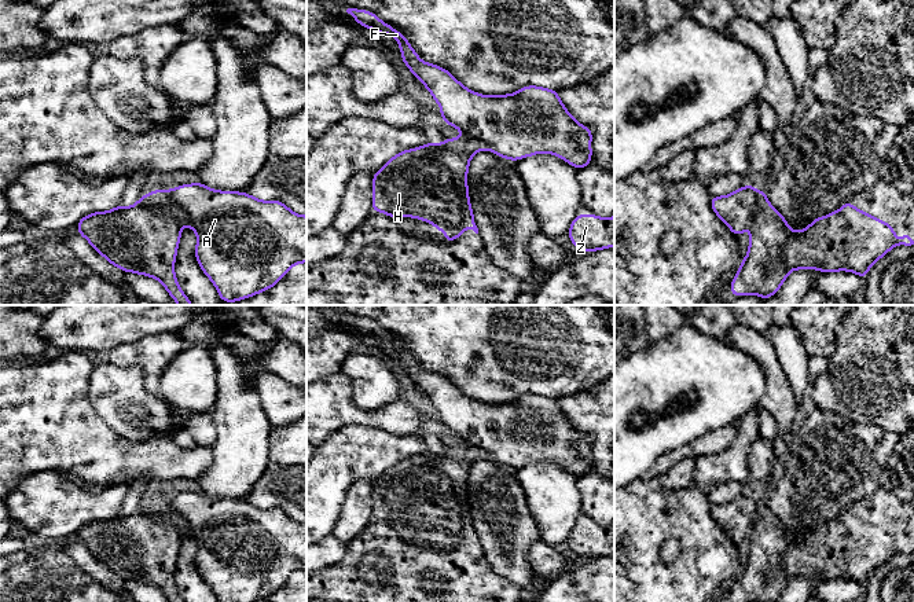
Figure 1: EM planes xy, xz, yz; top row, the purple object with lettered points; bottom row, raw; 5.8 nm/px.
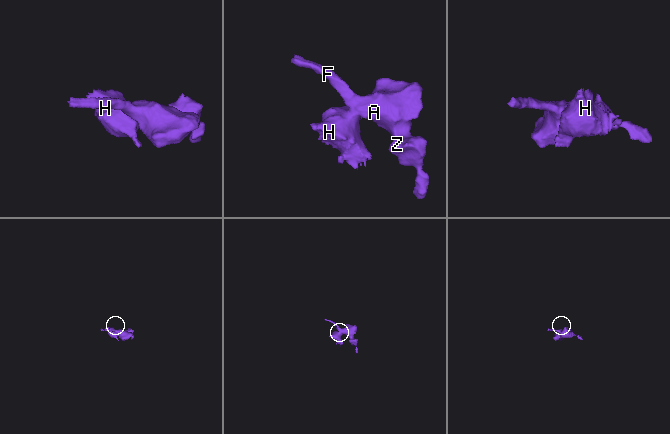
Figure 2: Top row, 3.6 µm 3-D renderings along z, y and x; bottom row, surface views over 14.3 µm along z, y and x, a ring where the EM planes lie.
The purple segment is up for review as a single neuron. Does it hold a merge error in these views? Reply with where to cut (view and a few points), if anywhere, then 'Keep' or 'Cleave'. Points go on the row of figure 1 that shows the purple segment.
Split along xy (166, 191), (171, 198), (171, 208), (183, 220). Cleave

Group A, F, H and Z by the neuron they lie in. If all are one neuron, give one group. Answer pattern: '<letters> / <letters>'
A F Z / H

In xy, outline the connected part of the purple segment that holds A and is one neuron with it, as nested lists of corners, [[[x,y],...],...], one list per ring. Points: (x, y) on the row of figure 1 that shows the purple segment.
[[[201,181],[168,190],[170,208],[198,235],[195,258],[213,282],[223,302],[235,302],[274,287],[287,271],[306,263],[306,216],[296,214],[280,201],[260,201],[246,192],[217,191]]]

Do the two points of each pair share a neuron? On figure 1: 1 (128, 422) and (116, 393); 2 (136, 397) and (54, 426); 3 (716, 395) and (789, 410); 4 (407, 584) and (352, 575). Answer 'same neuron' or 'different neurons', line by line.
1: same neuron
2: different neurons
3: different neurons
4: same neuron

